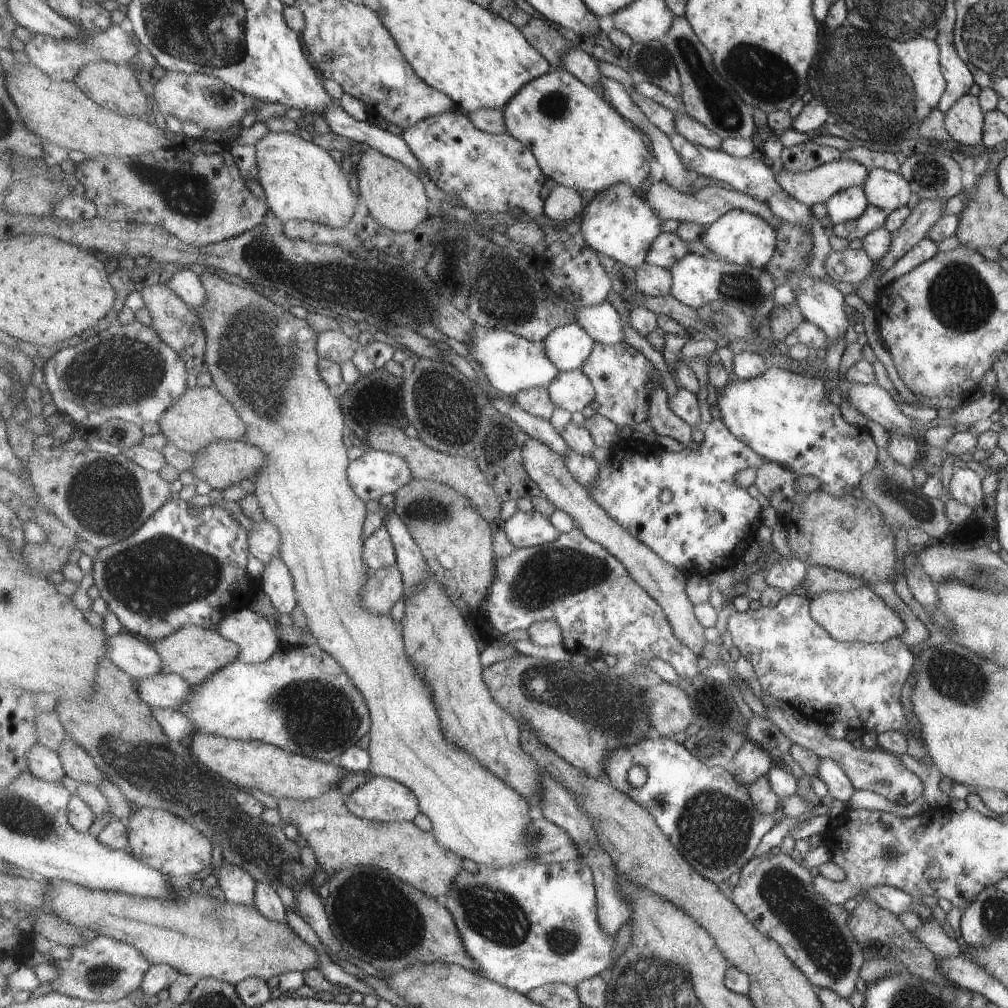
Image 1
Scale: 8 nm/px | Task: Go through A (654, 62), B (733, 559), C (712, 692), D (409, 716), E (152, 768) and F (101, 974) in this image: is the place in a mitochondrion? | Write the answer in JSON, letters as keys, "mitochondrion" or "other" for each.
{"A":"mitochondrion","B":"other","C":"other","D":"other","E":"mitochondrion","F":"mitochondrion"}

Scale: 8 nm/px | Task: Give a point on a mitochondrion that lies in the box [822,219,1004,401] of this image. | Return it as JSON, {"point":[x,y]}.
{"point":[960,299]}

